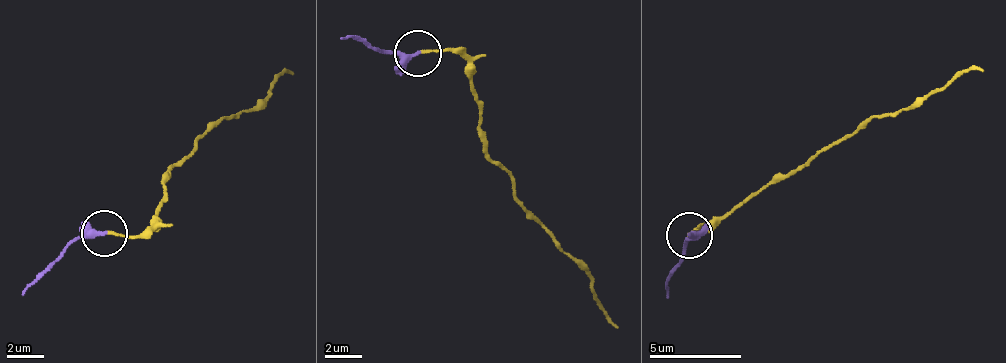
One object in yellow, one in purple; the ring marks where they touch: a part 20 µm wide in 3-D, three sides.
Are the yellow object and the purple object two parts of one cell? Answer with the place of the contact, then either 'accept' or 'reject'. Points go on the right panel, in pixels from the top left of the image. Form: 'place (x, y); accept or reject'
place (689, 235); accept

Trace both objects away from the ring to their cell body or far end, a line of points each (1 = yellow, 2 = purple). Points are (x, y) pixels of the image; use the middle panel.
1: (421, 51), (458, 51), (466, 61), (482, 103), (484, 149), (590, 280), (616, 326)
2: (416, 51), (398, 56), (340, 37)

